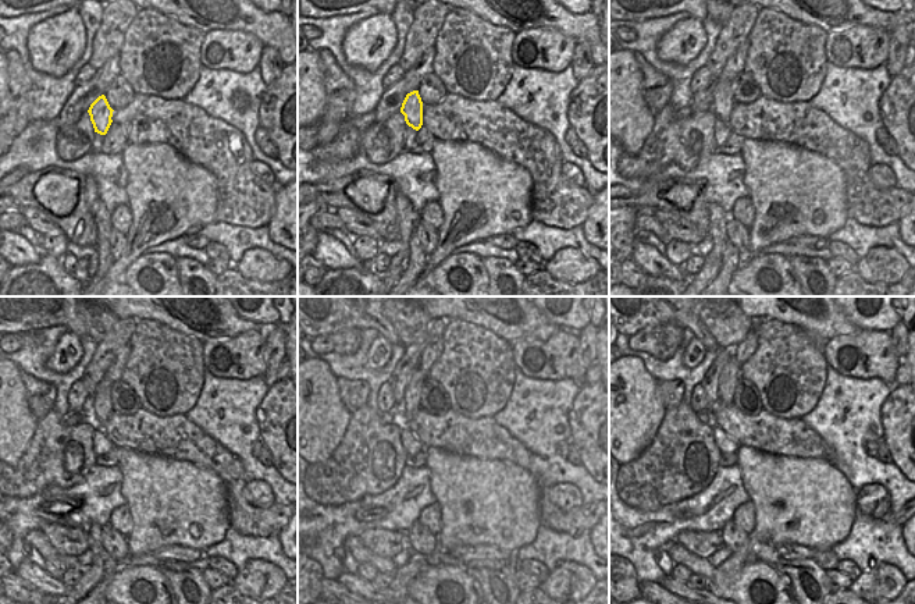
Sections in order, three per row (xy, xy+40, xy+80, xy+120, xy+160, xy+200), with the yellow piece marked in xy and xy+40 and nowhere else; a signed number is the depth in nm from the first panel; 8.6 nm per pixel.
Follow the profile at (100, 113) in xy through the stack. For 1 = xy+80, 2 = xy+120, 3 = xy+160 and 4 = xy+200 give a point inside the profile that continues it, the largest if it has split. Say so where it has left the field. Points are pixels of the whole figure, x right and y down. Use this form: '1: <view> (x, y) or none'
1: xy+80 (723, 102)
2: xy+120 (99, 411)
3: xy+160 (412, 400)
4: xy+200 (730, 373)

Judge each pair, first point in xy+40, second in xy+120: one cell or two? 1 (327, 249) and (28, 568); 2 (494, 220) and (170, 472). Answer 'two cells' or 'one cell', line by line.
1: one cell
2: one cell

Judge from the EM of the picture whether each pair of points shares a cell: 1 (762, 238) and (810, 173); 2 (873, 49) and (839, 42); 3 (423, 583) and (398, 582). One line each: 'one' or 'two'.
1: one
2: one
3: two

